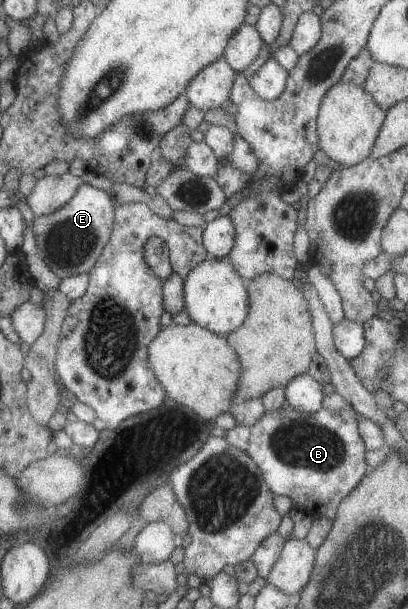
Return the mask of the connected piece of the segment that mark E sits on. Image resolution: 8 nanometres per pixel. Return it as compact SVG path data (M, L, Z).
M79 184L73 197L53 213L34 217L32 231L37 253L45 265L61 280L63 277L89 273L109 241L115 201L110 192L90 184Z

